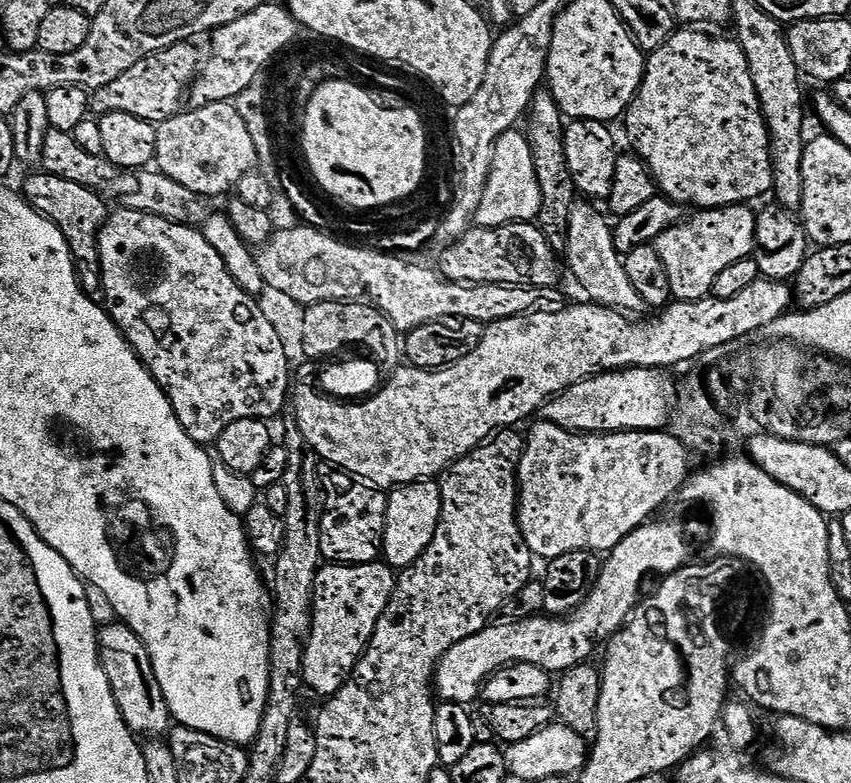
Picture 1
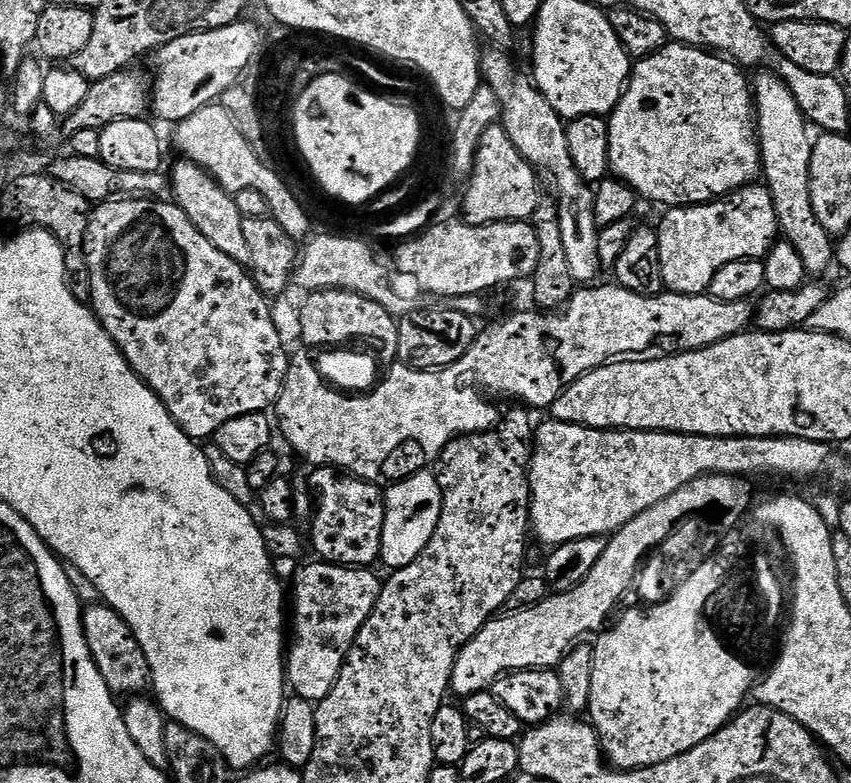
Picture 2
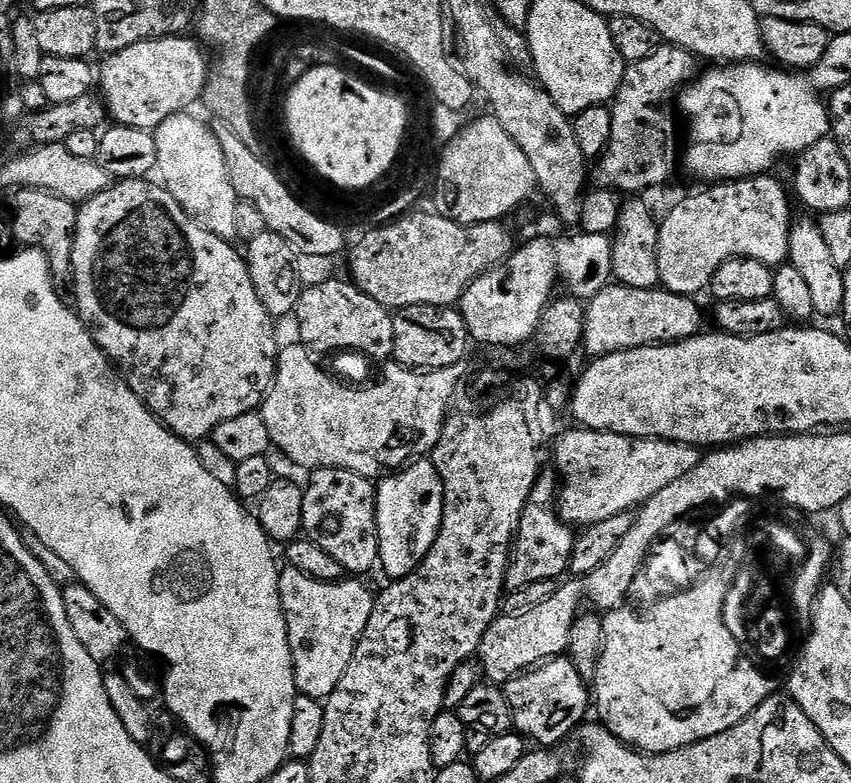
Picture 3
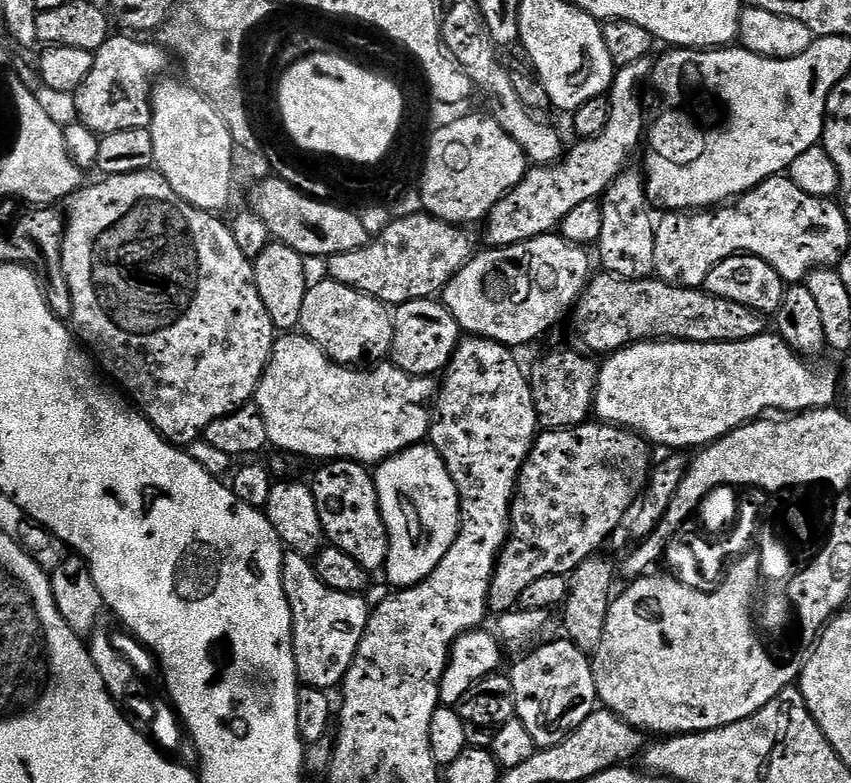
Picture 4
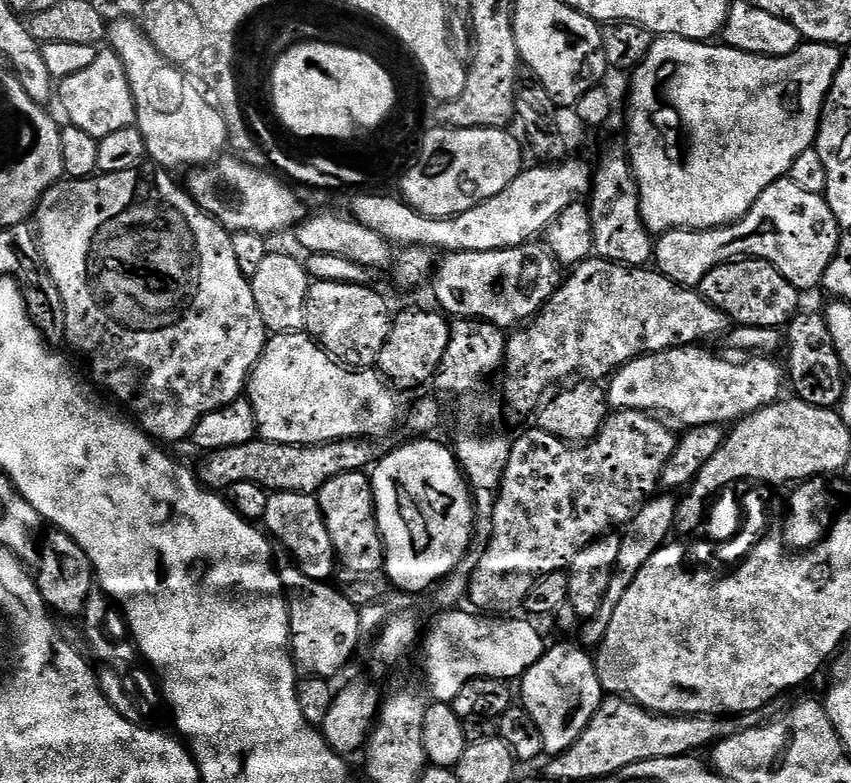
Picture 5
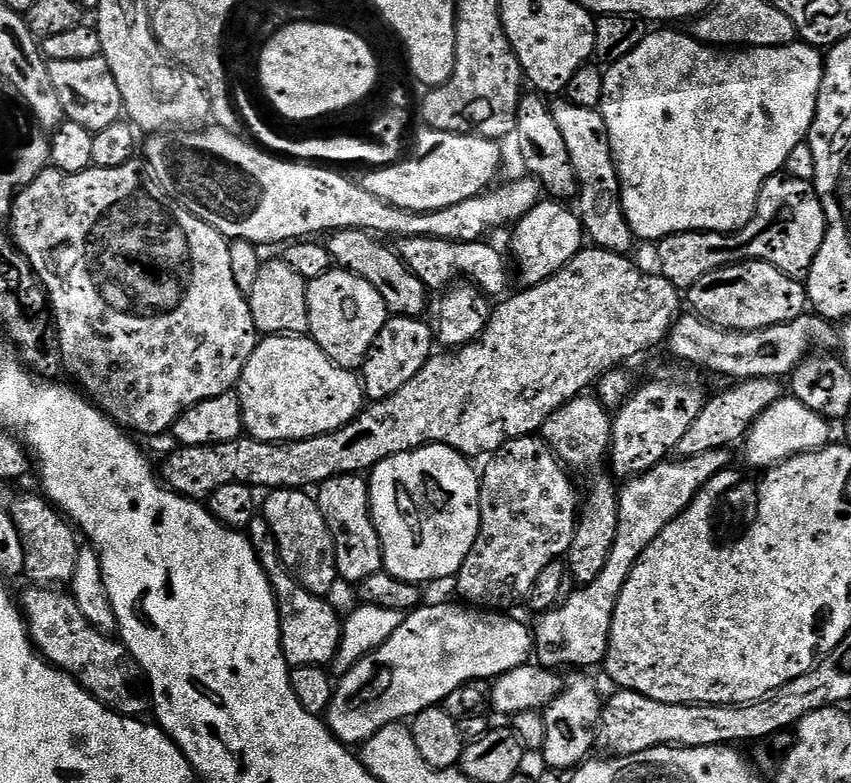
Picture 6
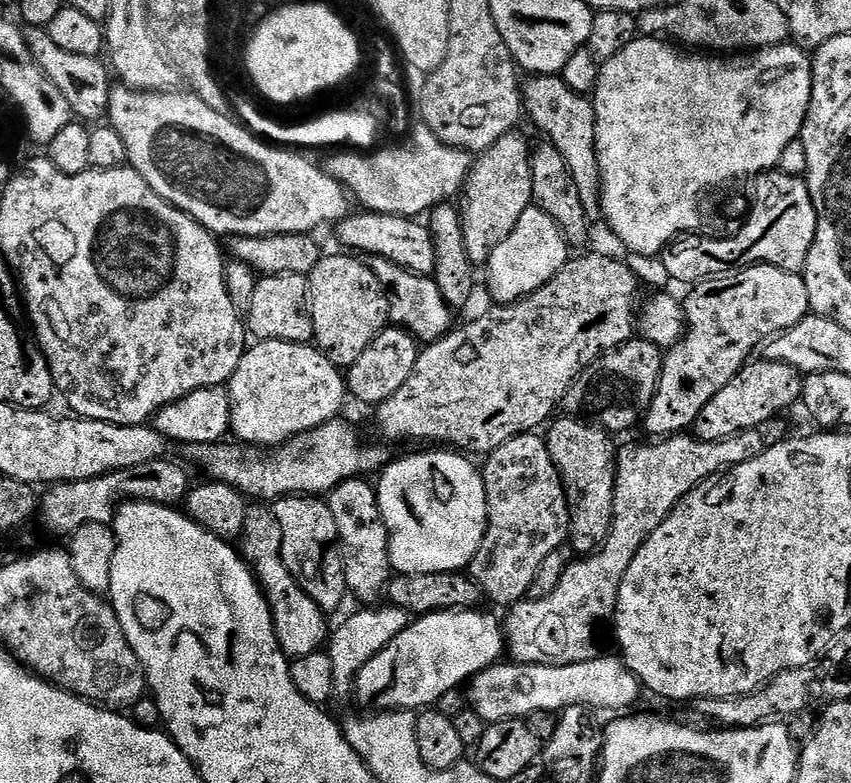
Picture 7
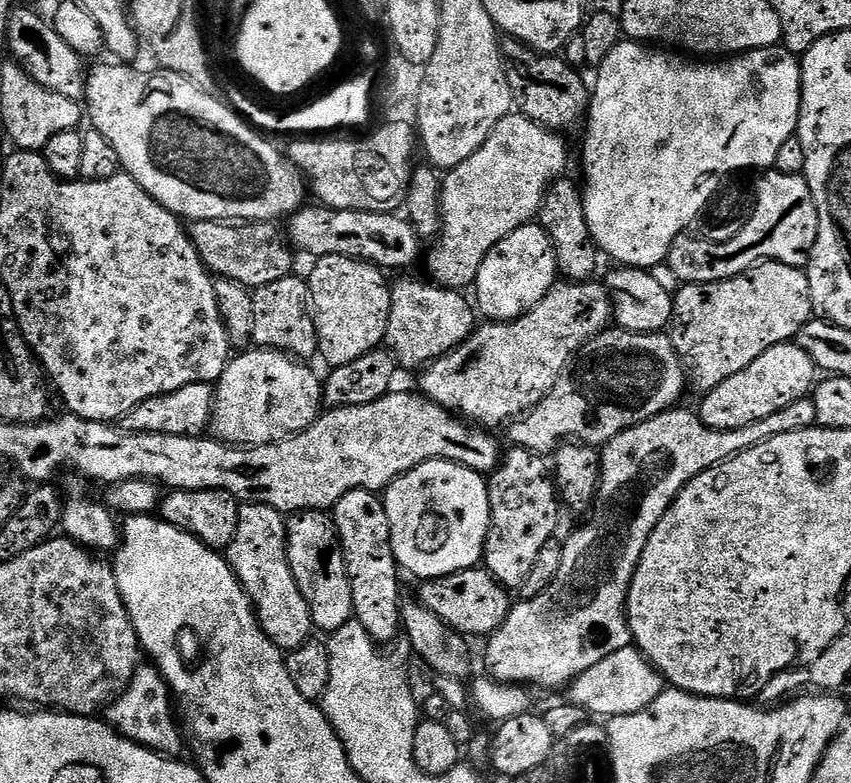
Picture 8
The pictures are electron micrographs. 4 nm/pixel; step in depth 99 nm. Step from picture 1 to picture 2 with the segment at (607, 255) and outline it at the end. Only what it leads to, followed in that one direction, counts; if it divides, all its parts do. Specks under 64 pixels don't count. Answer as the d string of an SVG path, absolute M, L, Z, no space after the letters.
M489 51L480 57L480 74L487 88L494 90L500 104L499 123L503 124L506 134L510 134L510 142L514 142L522 158L552 179L556 187L554 195L558 206L558 222L562 222L562 247L566 250L570 274L576 279L577 285L591 285L595 281L592 279L602 271L601 225L594 218L596 194L593 185L584 180L582 174L578 174L578 166L574 166L574 158L570 158L570 146L566 143L565 121L536 89L533 77L527 71L519 72L507 51Z

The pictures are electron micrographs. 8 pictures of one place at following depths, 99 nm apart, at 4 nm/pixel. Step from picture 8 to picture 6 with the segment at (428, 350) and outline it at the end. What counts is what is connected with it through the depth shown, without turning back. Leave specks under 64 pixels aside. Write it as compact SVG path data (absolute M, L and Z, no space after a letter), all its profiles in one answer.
M347 228L331 233L327 237L326 247L333 261L345 272L353 272L371 282L374 290L382 294L391 315L423 317L424 307L427 306L430 296L429 289L425 288L424 283L401 262L400 255L395 250L379 242L384 243L361 228Z

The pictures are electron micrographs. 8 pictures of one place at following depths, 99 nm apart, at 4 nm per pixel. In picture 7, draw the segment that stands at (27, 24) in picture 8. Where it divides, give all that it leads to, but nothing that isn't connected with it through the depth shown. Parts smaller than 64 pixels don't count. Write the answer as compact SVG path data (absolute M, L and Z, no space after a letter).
M28 28L25 31L27 45L34 55L34 60L48 80L57 86L66 102L73 107L73 115L81 121L103 119L107 115L109 94L112 89L112 80L107 65L101 63L101 59L86 56L66 54L64 50L59 50L58 46L51 41L47 29Z

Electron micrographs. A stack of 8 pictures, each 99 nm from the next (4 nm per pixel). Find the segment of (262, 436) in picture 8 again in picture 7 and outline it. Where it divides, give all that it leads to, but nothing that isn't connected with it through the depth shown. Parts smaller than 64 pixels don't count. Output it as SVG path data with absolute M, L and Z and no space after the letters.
M262 340L245 351L226 387L230 404L230 432L239 443L249 446L279 446L303 434L311 434L315 428L329 424L341 414L340 407L346 401L346 380L341 369L322 355L312 344L295 344L281 340Z

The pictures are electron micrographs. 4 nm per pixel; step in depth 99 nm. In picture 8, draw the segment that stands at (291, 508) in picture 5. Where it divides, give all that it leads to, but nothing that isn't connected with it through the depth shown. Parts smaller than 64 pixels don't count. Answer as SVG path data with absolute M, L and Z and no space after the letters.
M323 511L293 512L286 520L288 565L297 590L308 607L312 627L317 633L337 632L353 619L352 595L347 579L338 563L338 548L334 543L332 521Z

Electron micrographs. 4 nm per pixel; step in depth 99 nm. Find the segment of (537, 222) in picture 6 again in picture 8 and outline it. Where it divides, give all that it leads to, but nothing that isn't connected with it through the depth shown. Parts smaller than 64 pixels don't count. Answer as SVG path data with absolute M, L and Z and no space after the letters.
M536 222L523 224L514 234L506 234L506 238L482 258L474 285L474 304L485 321L517 320L538 306L557 282L556 256L552 253L548 232Z

